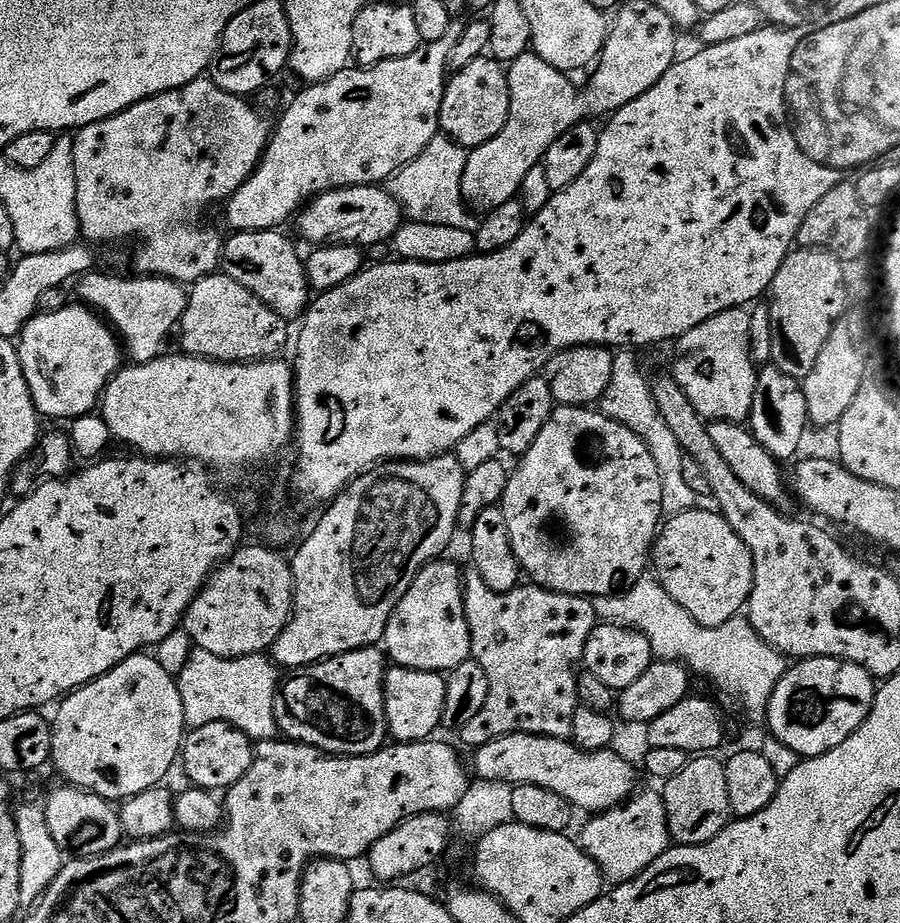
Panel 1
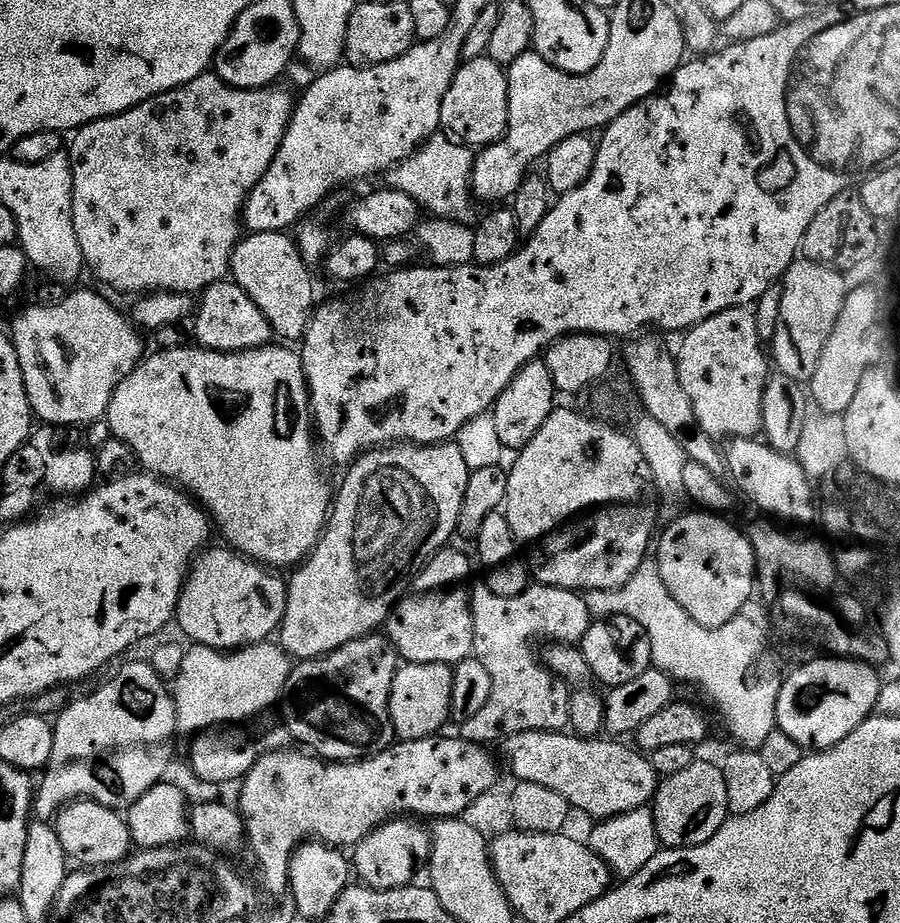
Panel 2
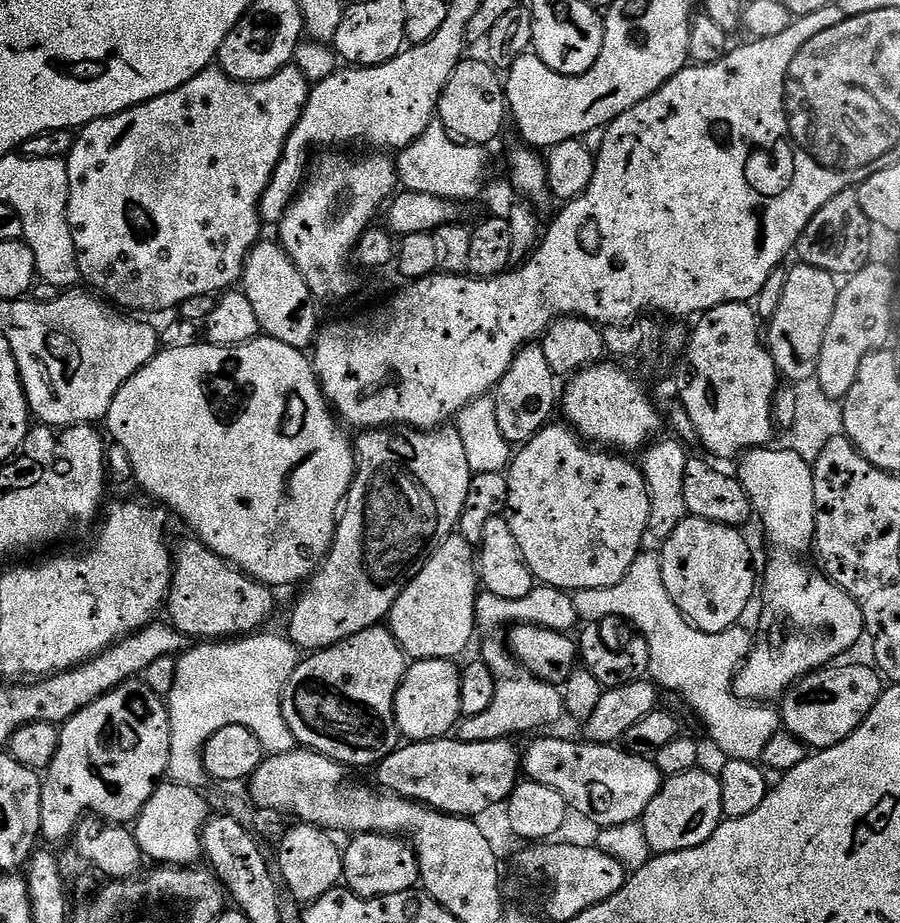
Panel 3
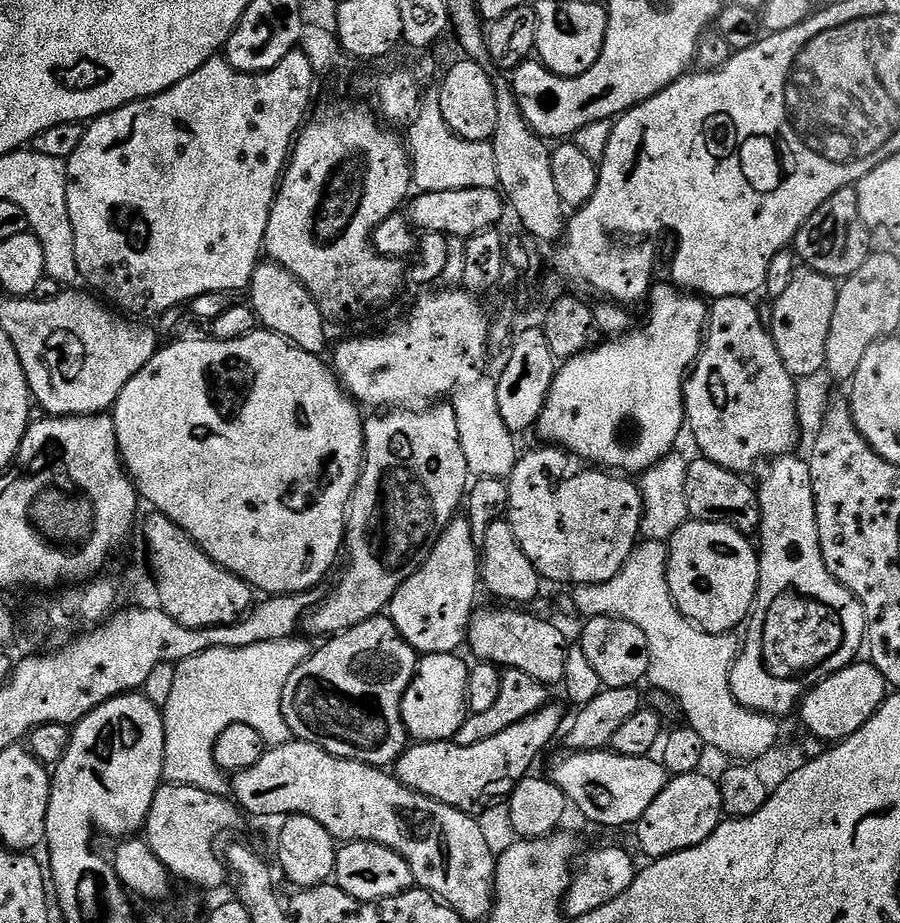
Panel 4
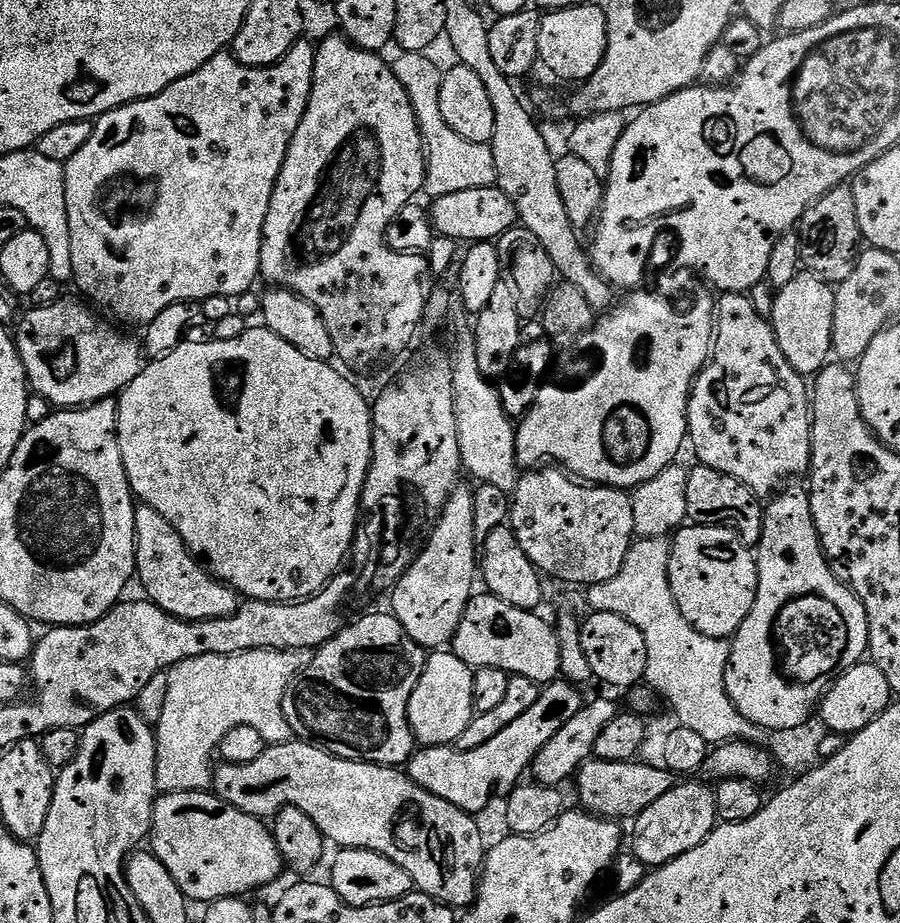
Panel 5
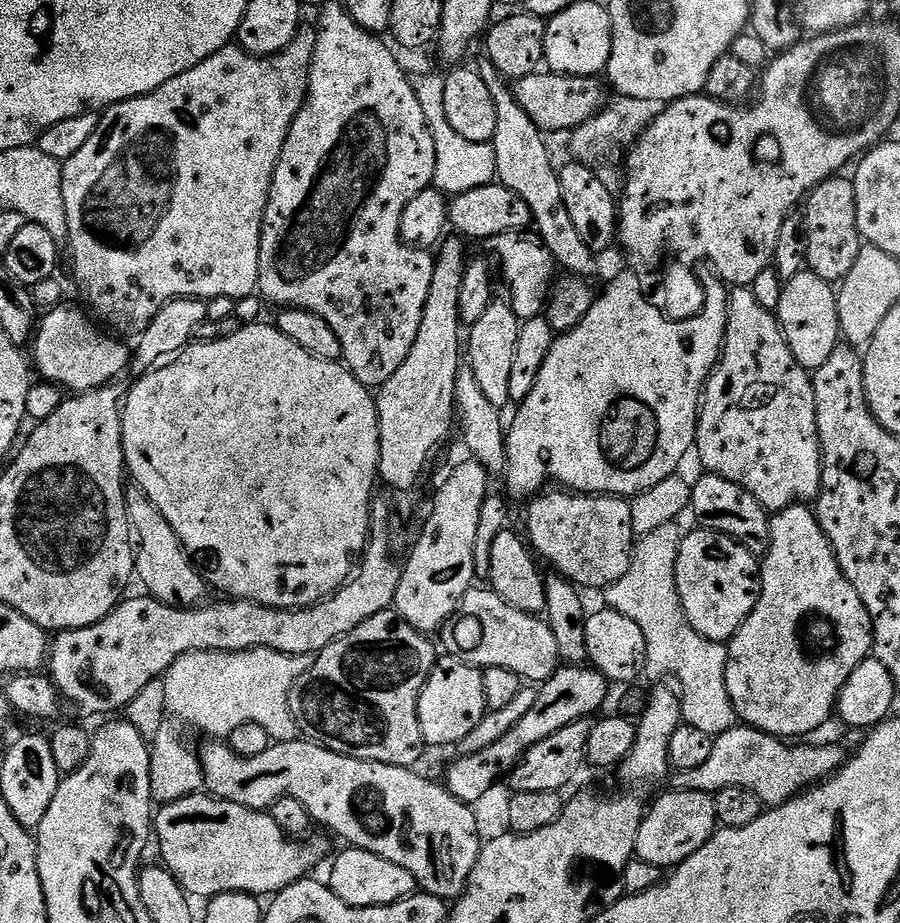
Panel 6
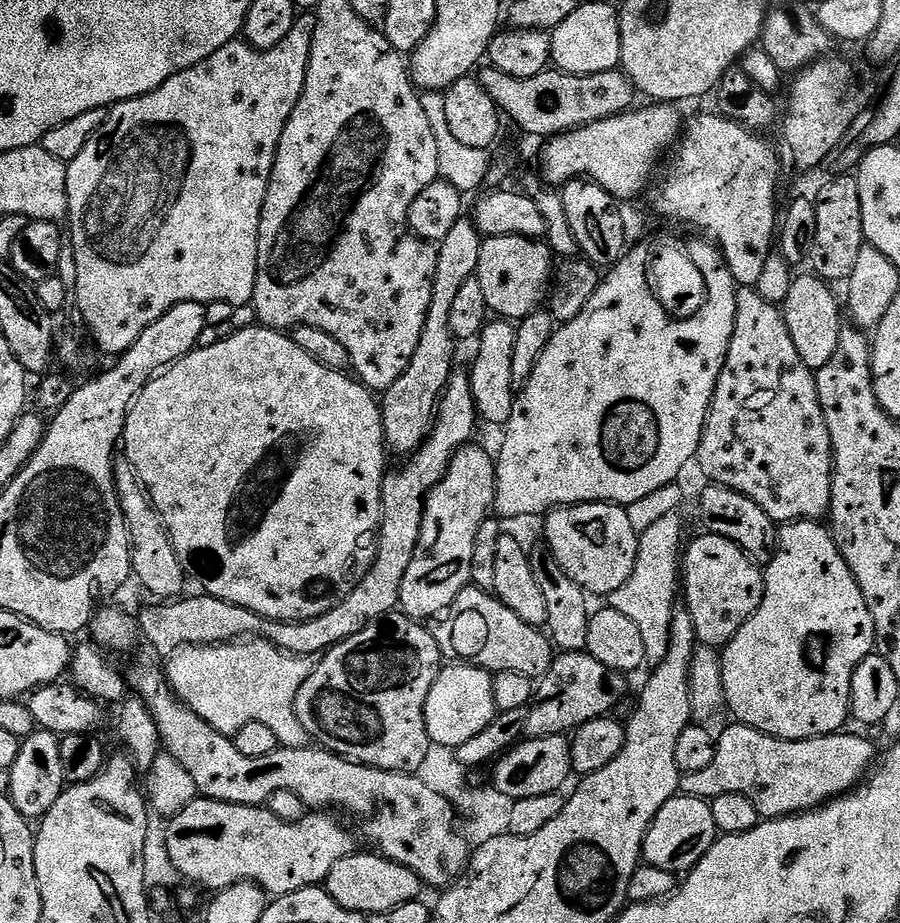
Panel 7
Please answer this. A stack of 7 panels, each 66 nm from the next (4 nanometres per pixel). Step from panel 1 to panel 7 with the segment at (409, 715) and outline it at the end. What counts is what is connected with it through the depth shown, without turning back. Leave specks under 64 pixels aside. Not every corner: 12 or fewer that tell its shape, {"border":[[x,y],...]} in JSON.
{"border":[[448,662],[424,711],[433,744],[455,749],[498,714],[492,678]]}

